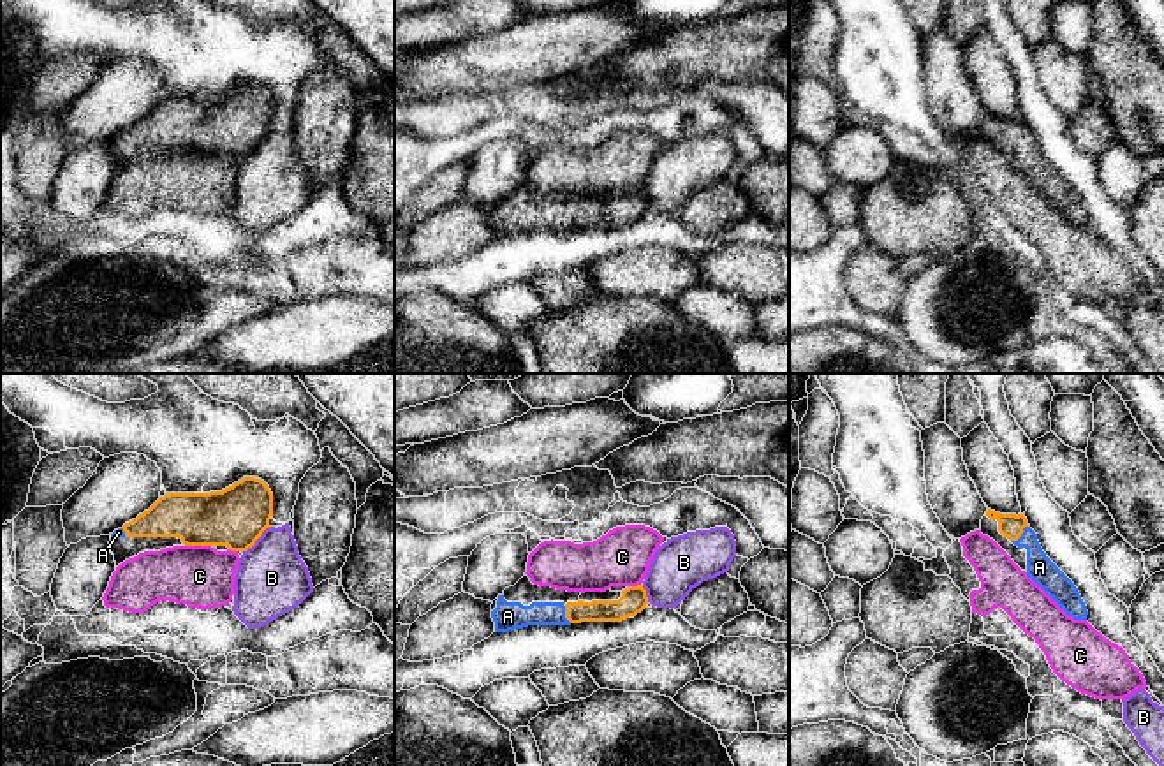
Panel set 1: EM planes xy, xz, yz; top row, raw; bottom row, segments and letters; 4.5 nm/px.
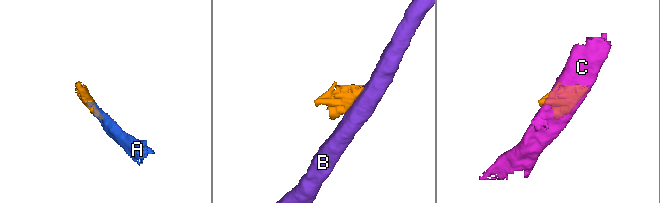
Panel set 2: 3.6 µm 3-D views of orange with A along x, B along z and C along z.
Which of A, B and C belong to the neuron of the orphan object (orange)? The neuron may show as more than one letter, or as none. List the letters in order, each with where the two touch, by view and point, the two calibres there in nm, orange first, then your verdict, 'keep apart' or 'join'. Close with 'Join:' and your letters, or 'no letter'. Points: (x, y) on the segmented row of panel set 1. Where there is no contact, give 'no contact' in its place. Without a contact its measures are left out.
A: meets orange in yz at (1022, 532); 110 nm thick on the orange side, 120 nm on the other; join
B: meets orange in xy at (256, 539); 280 nm thick on the orange side, 320 nm on the other; keep apart
C: meets orange in xy at (198, 545); 280 nm thick on the orange side, 280 nm on the other; keep apart
Join: A

